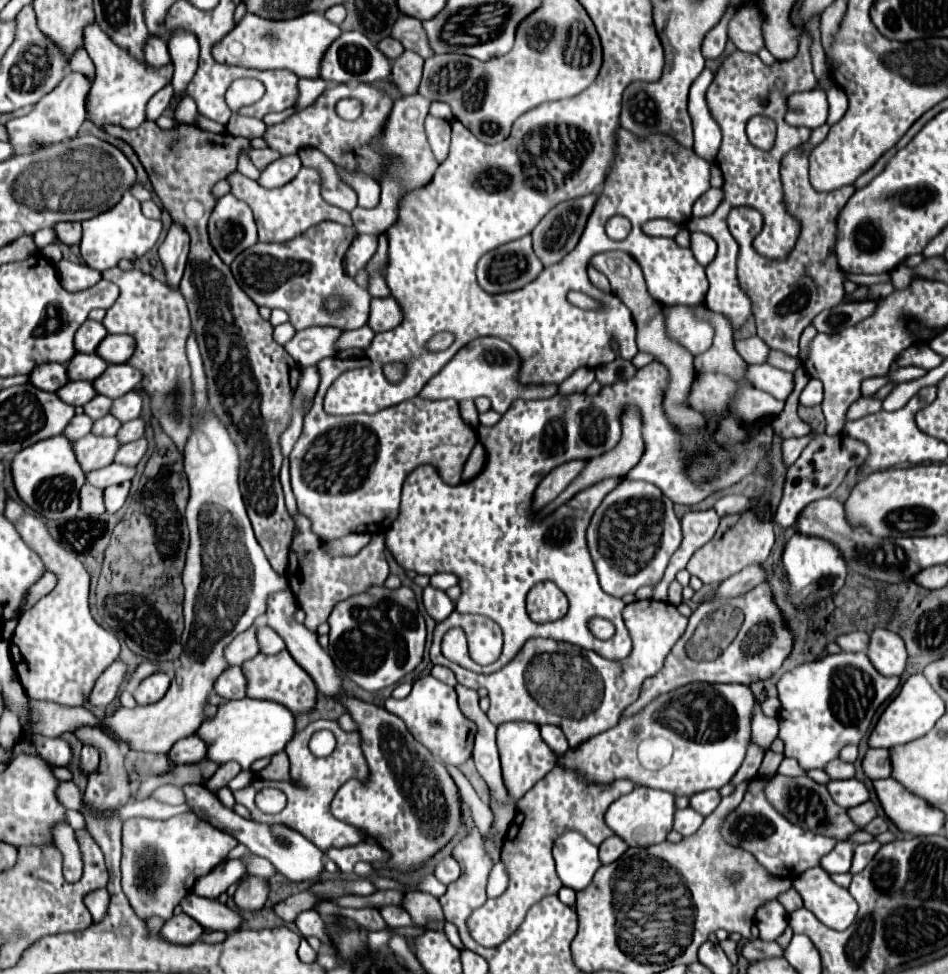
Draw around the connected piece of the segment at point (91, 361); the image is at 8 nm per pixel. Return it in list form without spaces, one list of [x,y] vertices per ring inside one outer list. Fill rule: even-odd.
[[[74,354],[74,358],[66,364],[66,374],[70,374],[70,382],[76,380],[88,380],[92,382],[98,378],[108,364],[98,354]]]

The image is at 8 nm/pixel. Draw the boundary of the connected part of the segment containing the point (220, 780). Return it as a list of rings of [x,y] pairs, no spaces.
[[[226,762],[226,764],[222,764],[222,766],[212,774],[212,778],[206,782],[206,788],[208,788],[212,794],[216,794],[220,788],[228,786],[228,782],[230,782],[240,770],[242,770],[242,768],[240,768],[238,762]]]

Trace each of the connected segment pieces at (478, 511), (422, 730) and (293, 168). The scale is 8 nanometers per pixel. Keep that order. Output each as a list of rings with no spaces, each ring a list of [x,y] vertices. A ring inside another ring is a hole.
[[[650,362],[648,366],[640,368],[634,378],[604,386],[596,396],[556,394],[548,400],[516,400],[498,424],[490,428],[478,426],[478,438],[486,450],[486,464],[476,478],[460,482],[458,486],[450,486],[442,482],[436,468],[432,466],[420,466],[406,478],[400,514],[385,533],[386,548],[404,570],[414,570],[416,574],[426,576],[436,572],[454,574],[462,590],[456,610],[492,618],[504,632],[502,656],[488,666],[480,666],[468,654],[464,630],[452,628],[442,640],[442,654],[448,660],[472,672],[490,674],[506,666],[524,646],[524,642],[536,636],[594,650],[608,660],[622,660],[630,654],[632,642],[622,622],[622,608],[626,604],[614,596],[608,596],[600,588],[586,546],[586,528],[590,518],[602,498],[618,486],[618,478],[606,478],[578,492],[572,500],[542,520],[534,518],[530,504],[536,486],[552,468],[570,460],[588,460],[600,456],[618,444],[622,436],[620,412],[626,410],[626,406],[638,406],[638,410],[642,410],[644,436],[642,458],[638,466],[628,472],[628,478],[646,480],[658,486],[674,504],[692,506],[712,492],[740,482],[744,476],[756,470],[764,474],[770,472],[766,464],[766,452],[760,450],[760,444],[770,444],[774,436],[772,426],[768,424],[756,430],[746,442],[730,448],[738,454],[738,460],[734,464],[726,464],[718,480],[706,488],[694,488],[694,484],[686,478],[682,464],[684,440],[660,410],[668,378],[669,374],[662,364]],[[544,580],[556,582],[560,586],[570,602],[570,608],[560,620],[538,624],[526,614],[526,594],[534,584]],[[592,618],[610,620],[616,628],[614,636],[610,640],[596,638],[588,628]]]
[[[424,676],[414,682],[412,692],[406,698],[396,700],[390,696],[386,698],[384,706],[388,712],[400,716],[406,722],[408,730],[414,734],[414,738],[418,738],[418,742],[422,742],[444,764],[462,766],[468,758],[472,758],[476,724],[460,712],[456,702],[456,690],[452,686],[436,680],[434,676]],[[470,732],[472,738],[468,738]]]
[[[282,156],[282,158],[270,162],[260,172],[258,184],[264,186],[264,188],[284,186],[284,184],[288,184],[298,174],[300,168],[302,168],[302,164],[300,164],[300,158],[298,156]]]

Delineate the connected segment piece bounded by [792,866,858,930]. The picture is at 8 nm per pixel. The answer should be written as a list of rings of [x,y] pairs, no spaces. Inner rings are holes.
[[[810,868],[802,876],[792,880],[792,888],[804,900],[804,908],[820,918],[828,928],[846,930],[854,918],[858,904],[850,892],[830,880],[830,876],[820,868]]]

